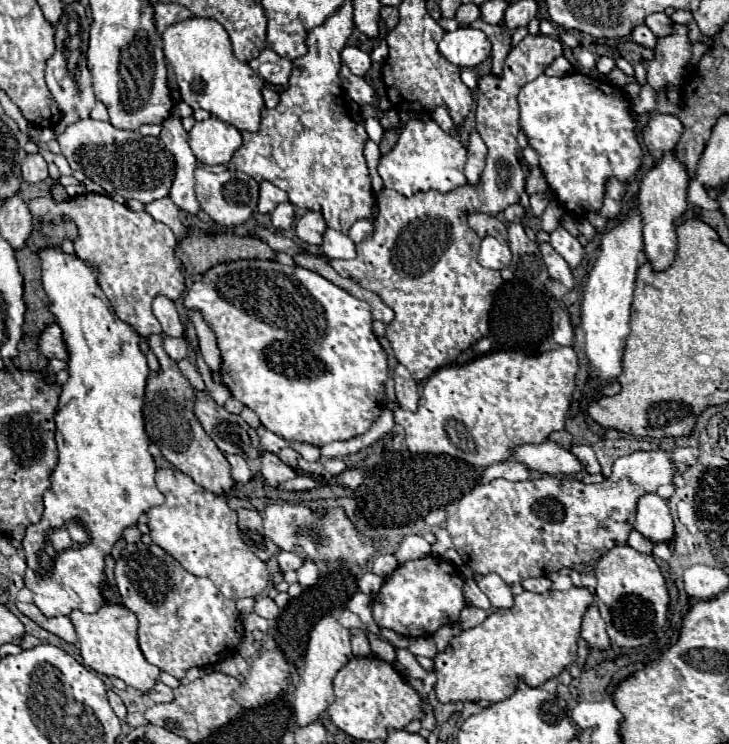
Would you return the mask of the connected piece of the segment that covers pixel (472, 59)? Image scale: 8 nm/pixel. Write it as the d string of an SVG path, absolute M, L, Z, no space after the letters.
M456 28L454 32L446 32L442 36L442 40L438 42L438 52L450 60L452 64L456 66L464 66L464 68L474 68L478 64L482 64L488 56L490 56L490 50L492 50L492 44L490 40L486 38L486 34L482 30L476 30L476 28Z

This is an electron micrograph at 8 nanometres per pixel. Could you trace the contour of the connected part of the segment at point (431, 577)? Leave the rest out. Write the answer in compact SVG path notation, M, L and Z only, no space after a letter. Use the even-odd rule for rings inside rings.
M436 556L410 560L398 566L376 594L372 604L374 622L378 628L394 630L406 638L432 636L442 624L458 622L460 612L466 606L462 586L464 578L450 562Z

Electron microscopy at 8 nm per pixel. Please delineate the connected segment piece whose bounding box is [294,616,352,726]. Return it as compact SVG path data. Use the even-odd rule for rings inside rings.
M334 616L322 618L308 642L308 652L304 658L304 670L300 672L300 680L294 688L294 716L296 716L296 726L306 726L312 724L320 718L320 714L334 702L334 692L332 692L332 680L336 672L350 660L350 634L346 628L342 628Z

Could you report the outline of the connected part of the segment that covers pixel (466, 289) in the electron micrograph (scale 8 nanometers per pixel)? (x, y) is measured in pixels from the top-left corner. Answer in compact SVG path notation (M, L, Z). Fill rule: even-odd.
M536 34L526 36L518 46L510 50L510 54L504 60L502 76L486 74L478 78L478 96L476 96L476 132L488 146L486 154L486 168L482 172L478 186L462 186L454 194L440 194L436 190L418 192L410 198L404 198L396 190L384 188L378 196L378 218L376 218L376 230L370 238L356 244L358 256L354 260L332 260L332 268L338 274L348 272L352 280L356 280L362 288L374 292L380 296L380 300L394 310L396 318L386 328L386 338L392 344L392 350L396 354L396 360L404 364L412 378L416 382L424 382L430 378L436 370L452 364L462 350L478 342L488 334L488 314L492 306L494 292L502 284L502 276L498 270L490 270L478 264L478 244L480 236L468 226L466 212L478 210L486 214L498 214L506 206L516 204L520 194L524 192L524 172L518 162L518 142L516 136L520 132L518 126L518 90L544 74L544 70L562 54L562 42L552 36Z

